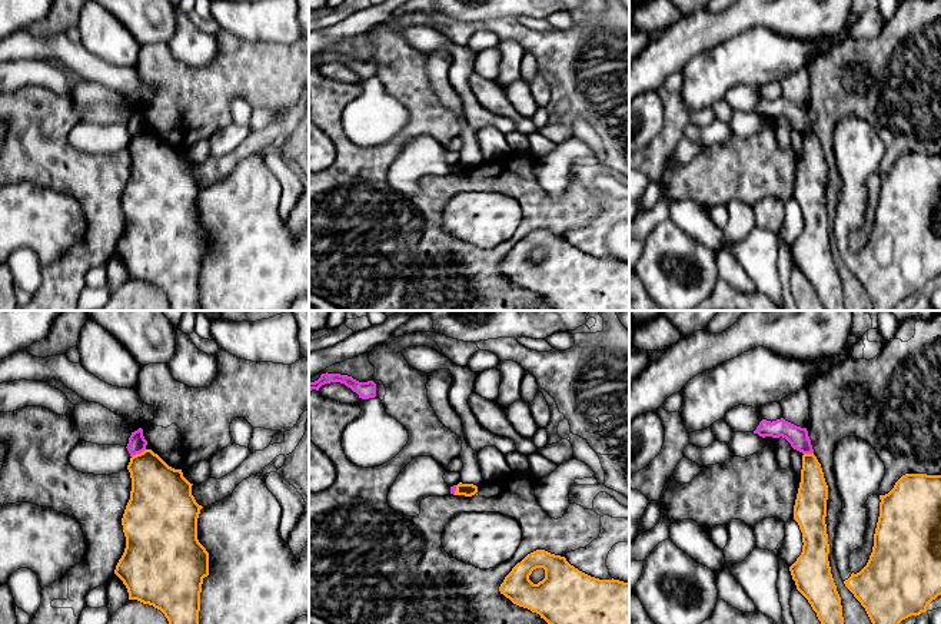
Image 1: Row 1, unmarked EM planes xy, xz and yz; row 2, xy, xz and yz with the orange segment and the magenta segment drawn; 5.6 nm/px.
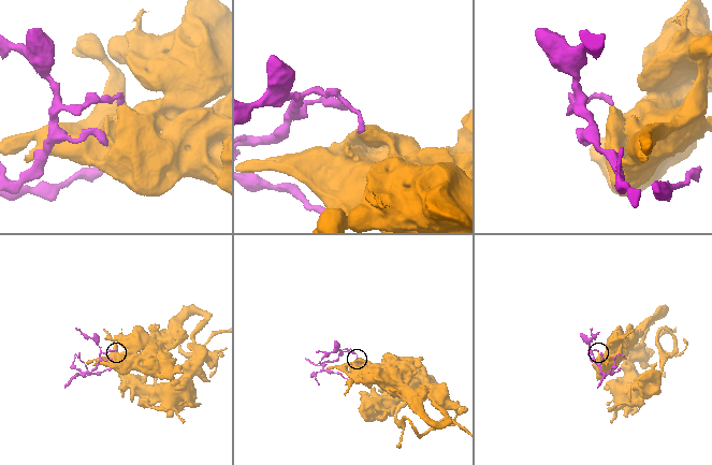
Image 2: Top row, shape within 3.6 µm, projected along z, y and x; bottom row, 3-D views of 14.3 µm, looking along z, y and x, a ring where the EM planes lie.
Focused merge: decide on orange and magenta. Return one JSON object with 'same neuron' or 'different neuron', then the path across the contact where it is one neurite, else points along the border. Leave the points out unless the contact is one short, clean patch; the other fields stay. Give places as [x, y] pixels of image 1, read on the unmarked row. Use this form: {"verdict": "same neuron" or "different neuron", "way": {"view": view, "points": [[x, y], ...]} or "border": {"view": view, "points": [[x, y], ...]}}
{"verdict": "different neuron", "border": {"view": "xy", "points": [[145, 128], [132, 136]]}}

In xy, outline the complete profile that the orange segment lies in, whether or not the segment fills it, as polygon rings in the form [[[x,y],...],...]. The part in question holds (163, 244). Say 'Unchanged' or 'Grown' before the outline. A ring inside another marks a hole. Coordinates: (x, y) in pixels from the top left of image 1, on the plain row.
Unchanged. [[[152,129],[130,137],[130,179],[122,205],[126,228],[114,253],[127,268],[129,279],[160,289],[172,311],[200,311],[199,291],[203,258],[209,255],[209,232],[197,219],[200,189],[182,149],[169,146]]]

